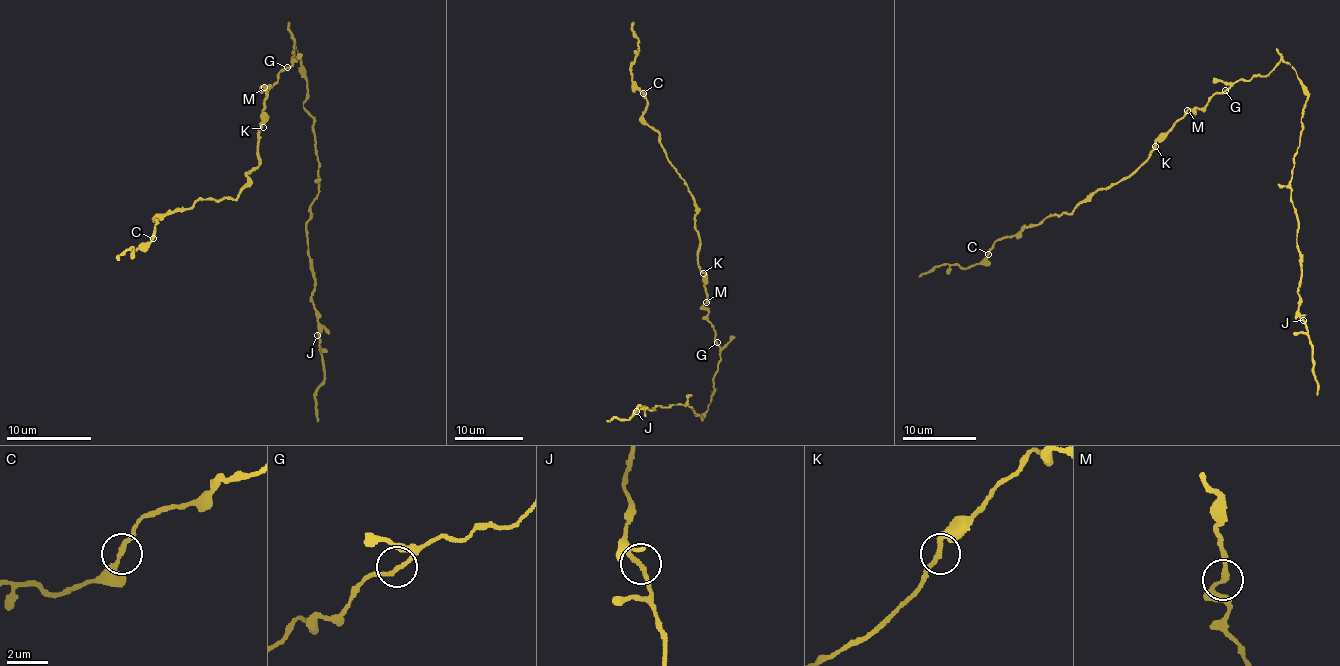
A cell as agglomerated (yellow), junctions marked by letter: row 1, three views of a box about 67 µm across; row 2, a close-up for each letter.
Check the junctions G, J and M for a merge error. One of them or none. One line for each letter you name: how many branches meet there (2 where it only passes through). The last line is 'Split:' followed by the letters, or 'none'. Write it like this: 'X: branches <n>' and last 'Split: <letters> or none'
Split: none

